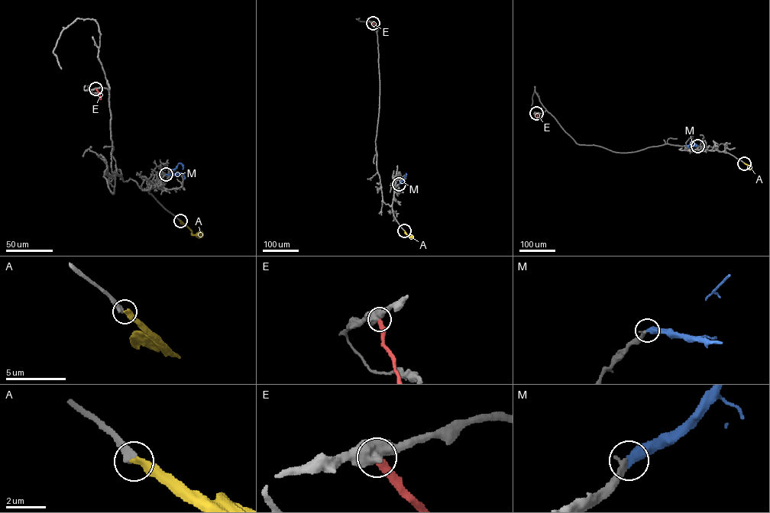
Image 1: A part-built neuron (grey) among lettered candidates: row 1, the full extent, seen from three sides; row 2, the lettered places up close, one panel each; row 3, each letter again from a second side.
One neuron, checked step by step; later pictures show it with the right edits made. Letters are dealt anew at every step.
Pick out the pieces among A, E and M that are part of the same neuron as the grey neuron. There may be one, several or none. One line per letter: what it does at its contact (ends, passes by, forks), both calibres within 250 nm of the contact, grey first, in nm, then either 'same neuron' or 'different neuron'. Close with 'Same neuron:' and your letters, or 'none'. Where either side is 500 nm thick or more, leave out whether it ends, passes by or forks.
A: it ends | 440/360 nm | different neuron
E: 600/400 nm | different neuron
M: 340/500 nm | same neuron
Same neuron: M

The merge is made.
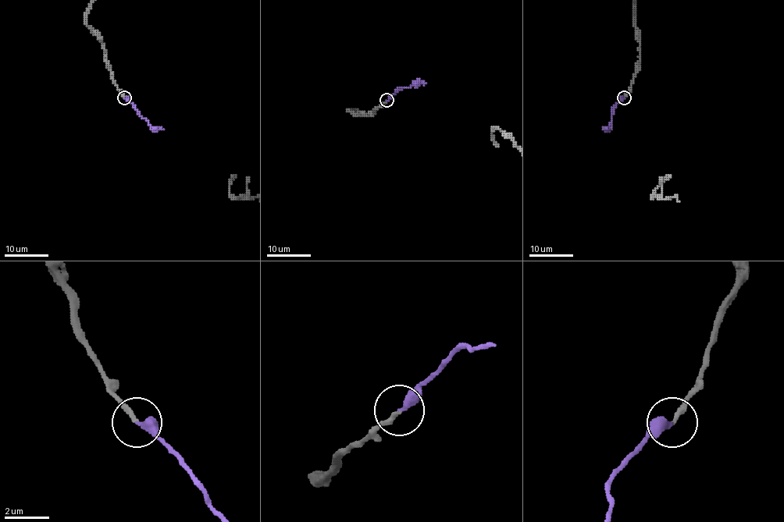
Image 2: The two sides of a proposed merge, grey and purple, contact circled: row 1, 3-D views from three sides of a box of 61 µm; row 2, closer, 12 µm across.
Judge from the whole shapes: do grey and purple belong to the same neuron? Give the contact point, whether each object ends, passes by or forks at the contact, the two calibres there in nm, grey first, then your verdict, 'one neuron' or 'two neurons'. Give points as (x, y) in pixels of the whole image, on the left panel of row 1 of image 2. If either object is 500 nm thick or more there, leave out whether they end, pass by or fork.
at (124, 97); grey ends there; purple ends there; 200 nm thick on the grey side, 380 nm on the other; one neuron

